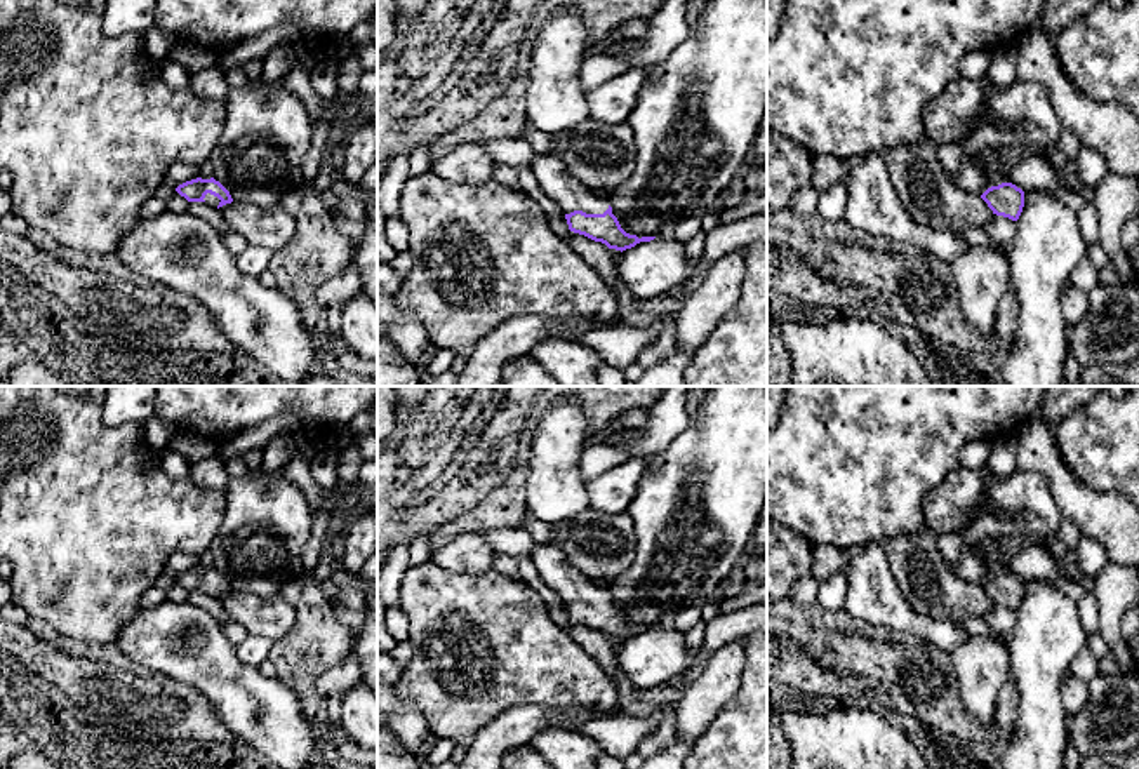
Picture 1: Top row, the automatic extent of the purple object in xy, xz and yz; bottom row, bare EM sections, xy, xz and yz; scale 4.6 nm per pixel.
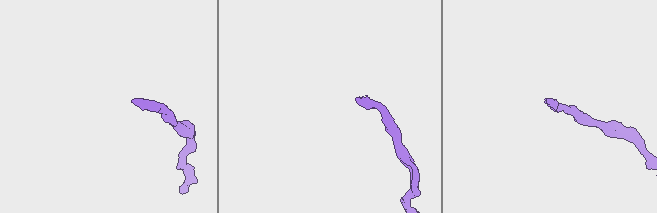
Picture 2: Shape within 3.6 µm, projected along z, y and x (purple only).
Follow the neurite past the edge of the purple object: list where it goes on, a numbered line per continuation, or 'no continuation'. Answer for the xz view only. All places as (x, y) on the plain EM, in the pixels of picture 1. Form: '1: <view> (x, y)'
1: xz (553, 566)

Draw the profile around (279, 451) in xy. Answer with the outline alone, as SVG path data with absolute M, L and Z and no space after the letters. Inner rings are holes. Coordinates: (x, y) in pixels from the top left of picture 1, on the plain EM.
M287 433L275 437L263 449L263 465L261 470L268 473L280 471L292 458L294 444Z

